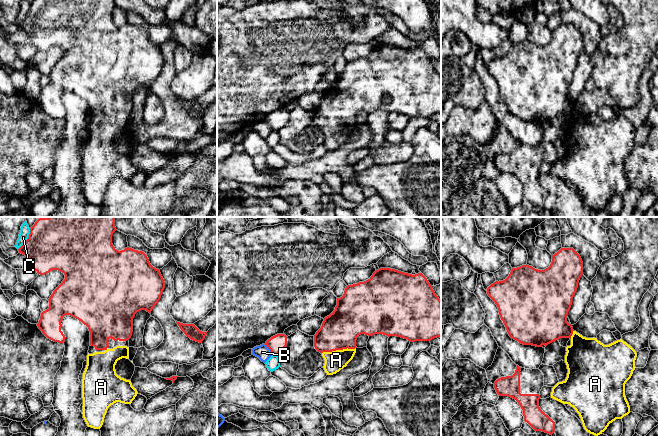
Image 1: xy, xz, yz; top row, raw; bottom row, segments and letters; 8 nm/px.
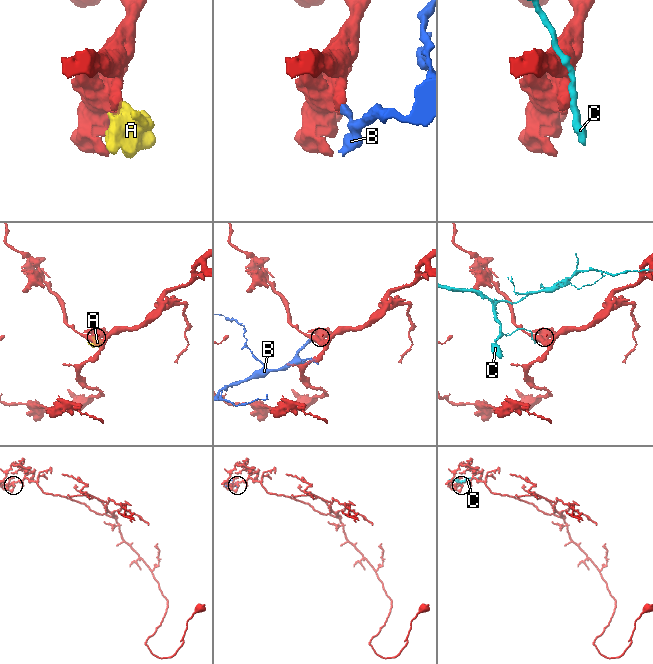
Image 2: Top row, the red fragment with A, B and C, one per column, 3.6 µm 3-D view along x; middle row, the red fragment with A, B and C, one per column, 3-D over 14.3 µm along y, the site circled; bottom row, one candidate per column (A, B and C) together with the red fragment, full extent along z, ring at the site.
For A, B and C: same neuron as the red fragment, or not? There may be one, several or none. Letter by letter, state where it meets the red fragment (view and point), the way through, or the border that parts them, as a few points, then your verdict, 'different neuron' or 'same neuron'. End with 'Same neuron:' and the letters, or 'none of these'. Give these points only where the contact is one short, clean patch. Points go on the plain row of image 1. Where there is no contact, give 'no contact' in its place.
A: meets red in xz at (338, 125); runs through xz (339, 106), (338, 125), (336, 136); same neuron
B: meets red in xz at (269, 124); border along xz (264, 120), (273, 130); different neuron
C: meets red in xy at (27, 15); different neuron
Same neuron: A

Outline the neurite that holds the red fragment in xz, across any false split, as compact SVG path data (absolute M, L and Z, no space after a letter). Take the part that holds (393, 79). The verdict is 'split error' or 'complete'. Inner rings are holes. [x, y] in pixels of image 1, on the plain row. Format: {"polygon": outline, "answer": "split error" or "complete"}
{"polygon": "M380 44L368 56L346 62L343 72L337 74L335 86L324 94L321 104L314 111L314 123L325 136L323 144L327 151L336 150L353 135L357 124L356 116L361 110L396 112L410 118L441 114L441 76L422 49L412 51L395 45Z", "answer": "split error"}

